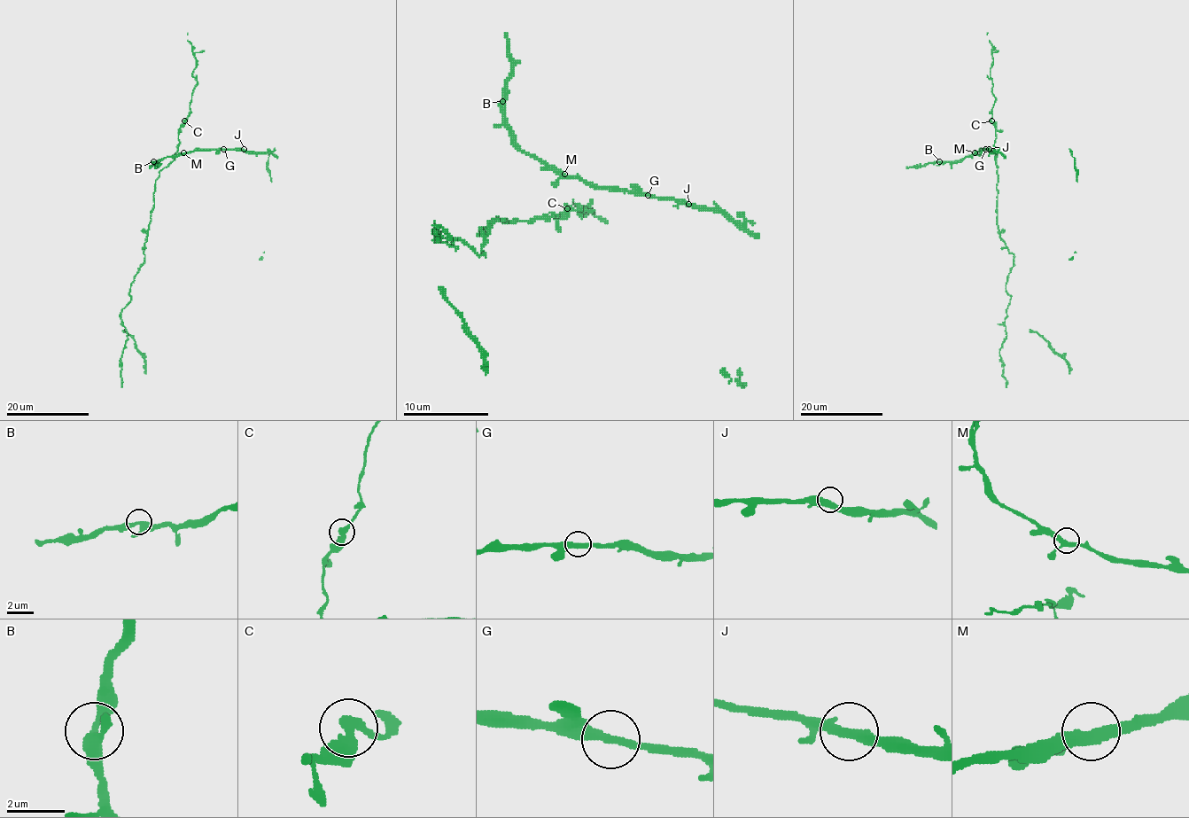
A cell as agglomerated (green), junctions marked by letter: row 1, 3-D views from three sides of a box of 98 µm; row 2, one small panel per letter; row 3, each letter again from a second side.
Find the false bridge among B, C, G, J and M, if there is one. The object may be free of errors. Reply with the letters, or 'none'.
none

